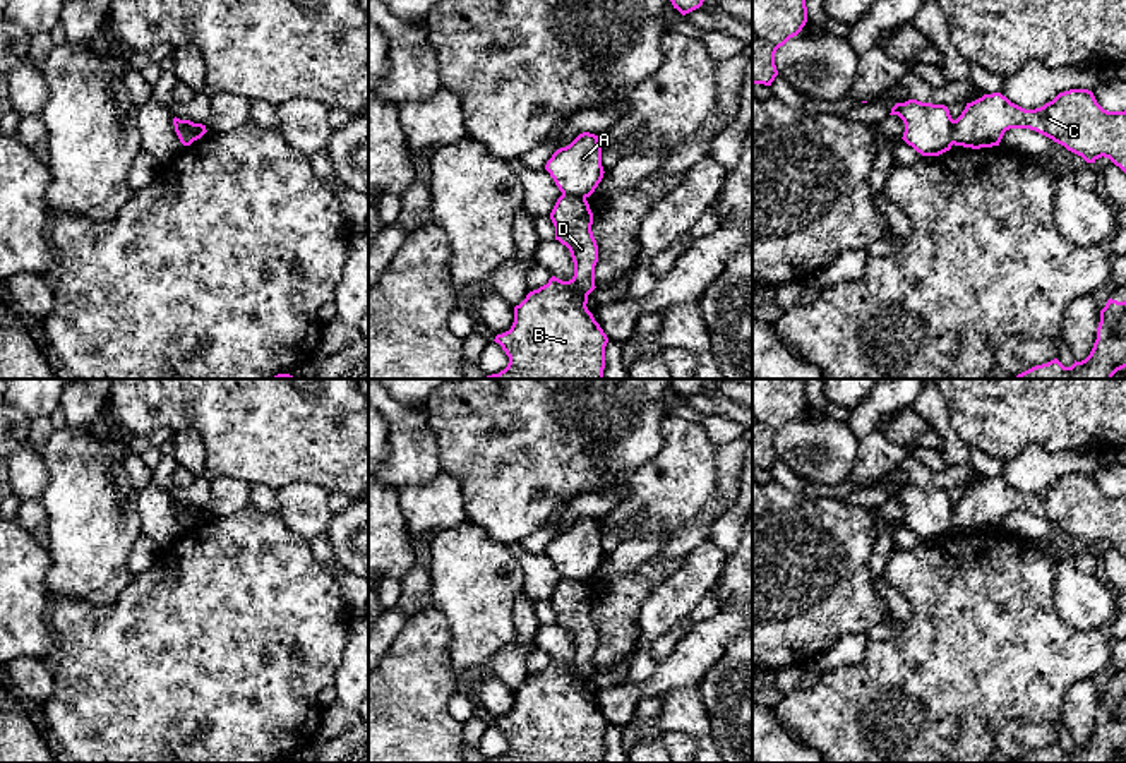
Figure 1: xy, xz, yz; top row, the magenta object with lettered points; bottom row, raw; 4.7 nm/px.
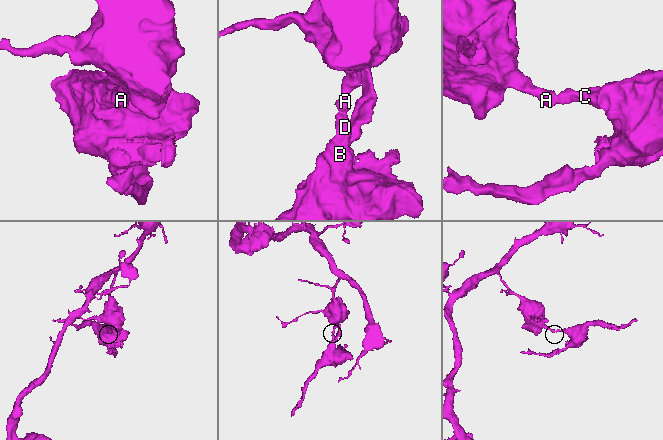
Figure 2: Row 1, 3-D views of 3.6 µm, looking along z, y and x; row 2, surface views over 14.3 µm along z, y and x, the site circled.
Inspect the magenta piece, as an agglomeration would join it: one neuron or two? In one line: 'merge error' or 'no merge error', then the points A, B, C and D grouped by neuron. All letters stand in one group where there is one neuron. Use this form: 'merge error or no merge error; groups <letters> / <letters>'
merge error; groups A / B C D

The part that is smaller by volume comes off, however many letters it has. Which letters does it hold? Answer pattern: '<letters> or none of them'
B, C, D

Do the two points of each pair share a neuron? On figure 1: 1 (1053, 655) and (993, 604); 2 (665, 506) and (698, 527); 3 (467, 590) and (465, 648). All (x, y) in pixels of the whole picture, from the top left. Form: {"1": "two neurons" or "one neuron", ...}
{"1": "one neuron", "2": "two neurons", "3": "one neuron"}

